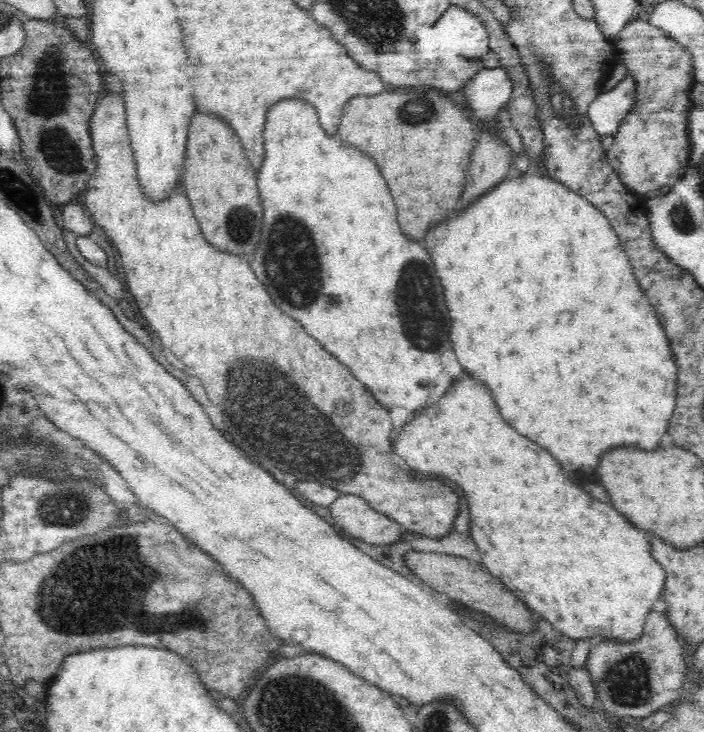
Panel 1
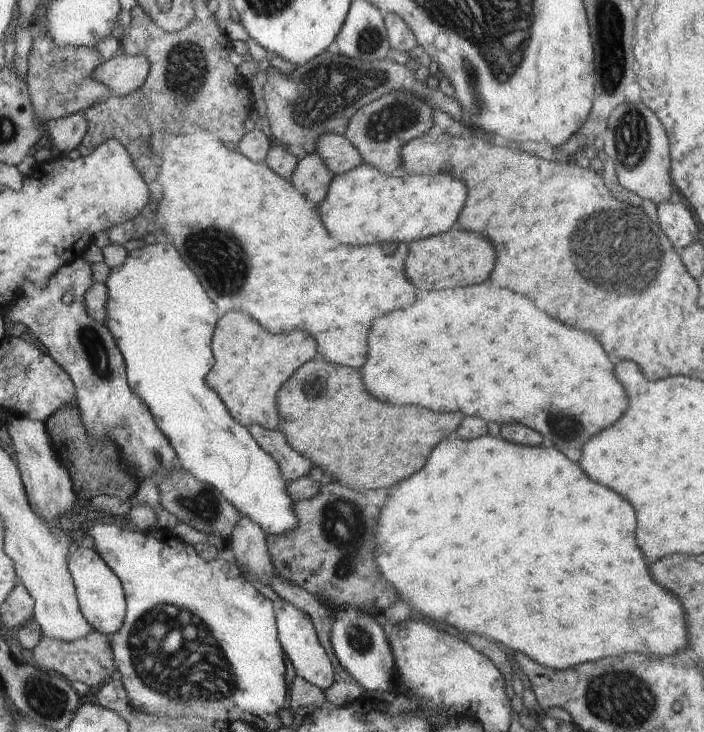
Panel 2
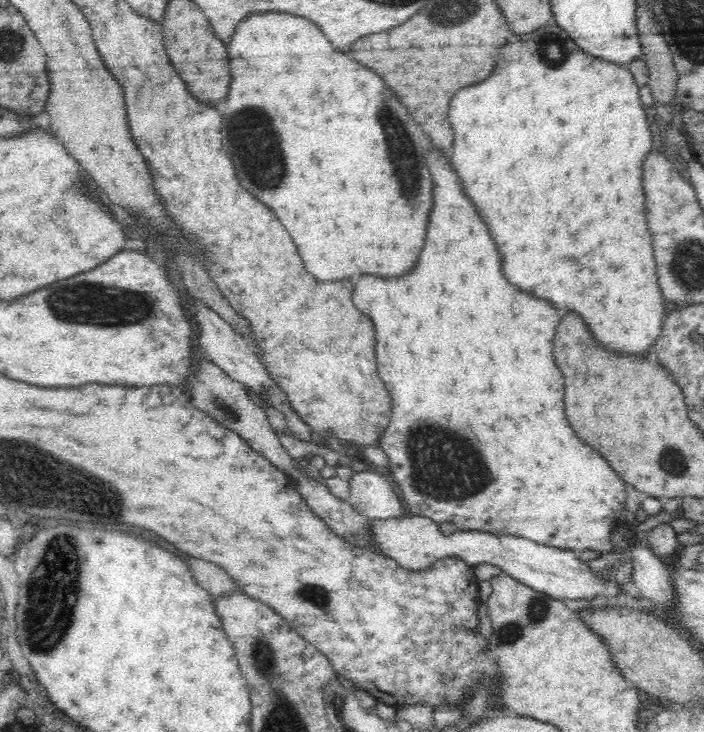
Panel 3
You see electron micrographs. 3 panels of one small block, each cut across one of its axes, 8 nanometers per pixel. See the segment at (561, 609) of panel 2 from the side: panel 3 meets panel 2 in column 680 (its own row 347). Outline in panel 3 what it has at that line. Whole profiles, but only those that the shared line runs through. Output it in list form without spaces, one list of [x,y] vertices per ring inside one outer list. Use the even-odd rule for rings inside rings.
[[[554,16],[548,24],[535,31],[523,35],[510,35],[506,48],[500,48],[498,66],[492,74],[472,86],[460,88],[450,104],[450,122],[454,132],[451,148],[450,163],[458,172],[464,190],[474,200],[478,212],[484,216],[486,224],[490,226],[492,238],[496,240],[502,260],[504,272],[512,284],[518,288],[532,292],[534,296],[550,300],[556,308],[566,308],[578,312],[596,340],[610,350],[622,350],[628,354],[642,354],[646,352],[662,332],[662,316],[664,316],[664,300],[658,288],[658,274],[652,256],[652,236],[646,226],[646,196],[642,188],[642,164],[652,150],[652,132],[650,123],[646,119],[645,107],[640,100],[640,87],[636,83],[632,72],[626,65],[607,62],[602,58],[591,56],[574,43],[570,35],[556,24]]]

